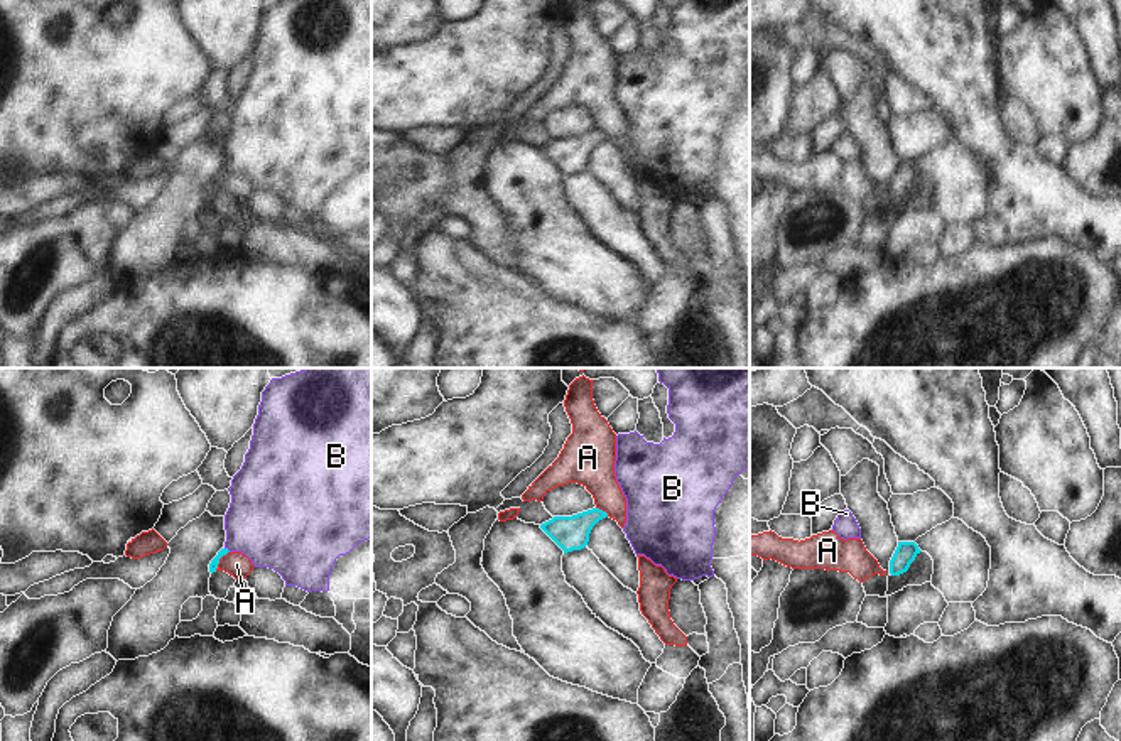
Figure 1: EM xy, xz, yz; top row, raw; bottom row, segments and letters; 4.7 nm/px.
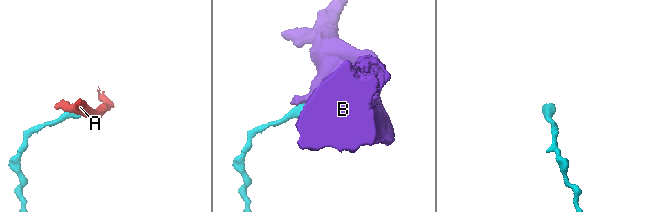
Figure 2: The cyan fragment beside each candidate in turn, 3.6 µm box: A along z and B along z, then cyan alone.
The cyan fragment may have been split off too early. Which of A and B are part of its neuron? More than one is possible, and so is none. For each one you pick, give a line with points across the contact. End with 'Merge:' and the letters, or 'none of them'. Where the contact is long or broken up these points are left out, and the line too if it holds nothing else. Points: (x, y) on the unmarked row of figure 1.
B: across xy (213, 188), (227, 171), (252, 149), (270, 142)
Merge: B

